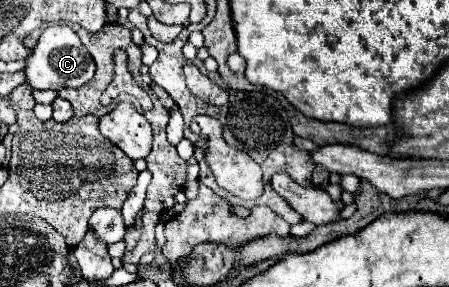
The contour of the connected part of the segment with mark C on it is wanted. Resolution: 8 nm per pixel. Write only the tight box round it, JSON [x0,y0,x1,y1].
[26,24,94,90]

